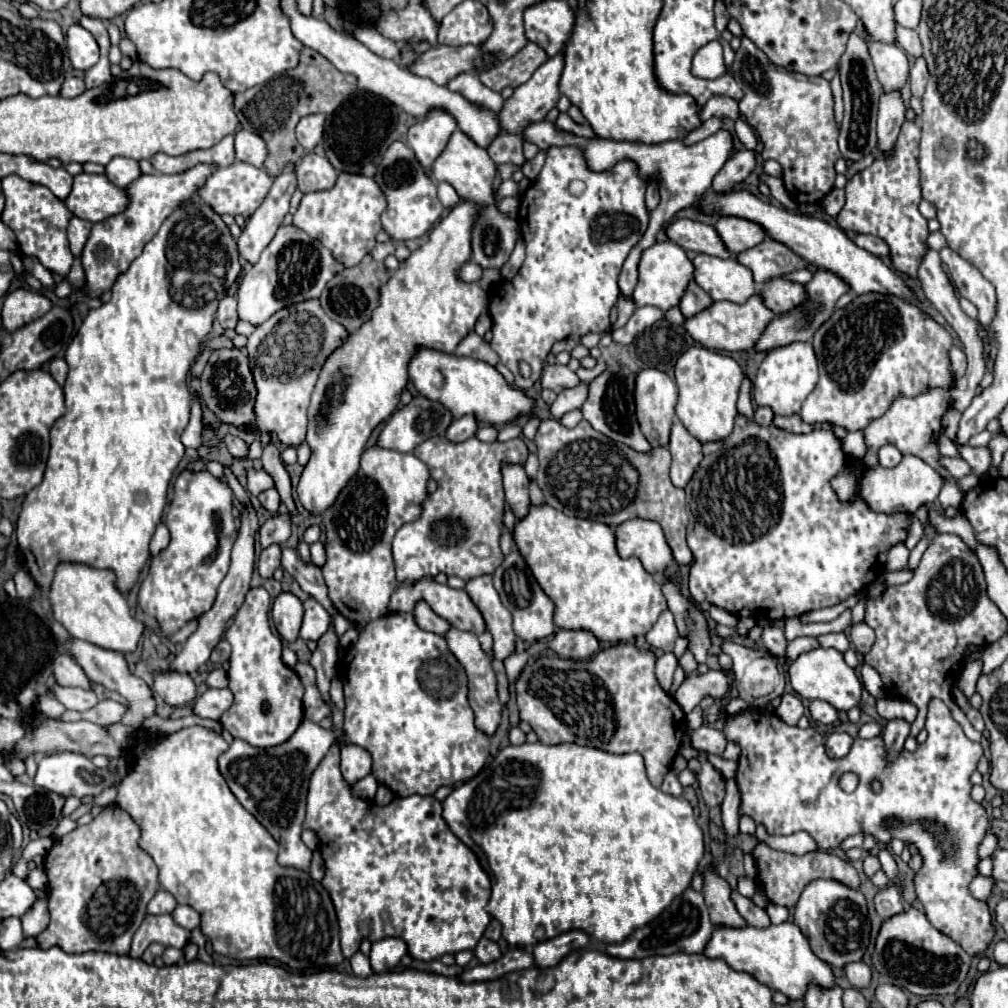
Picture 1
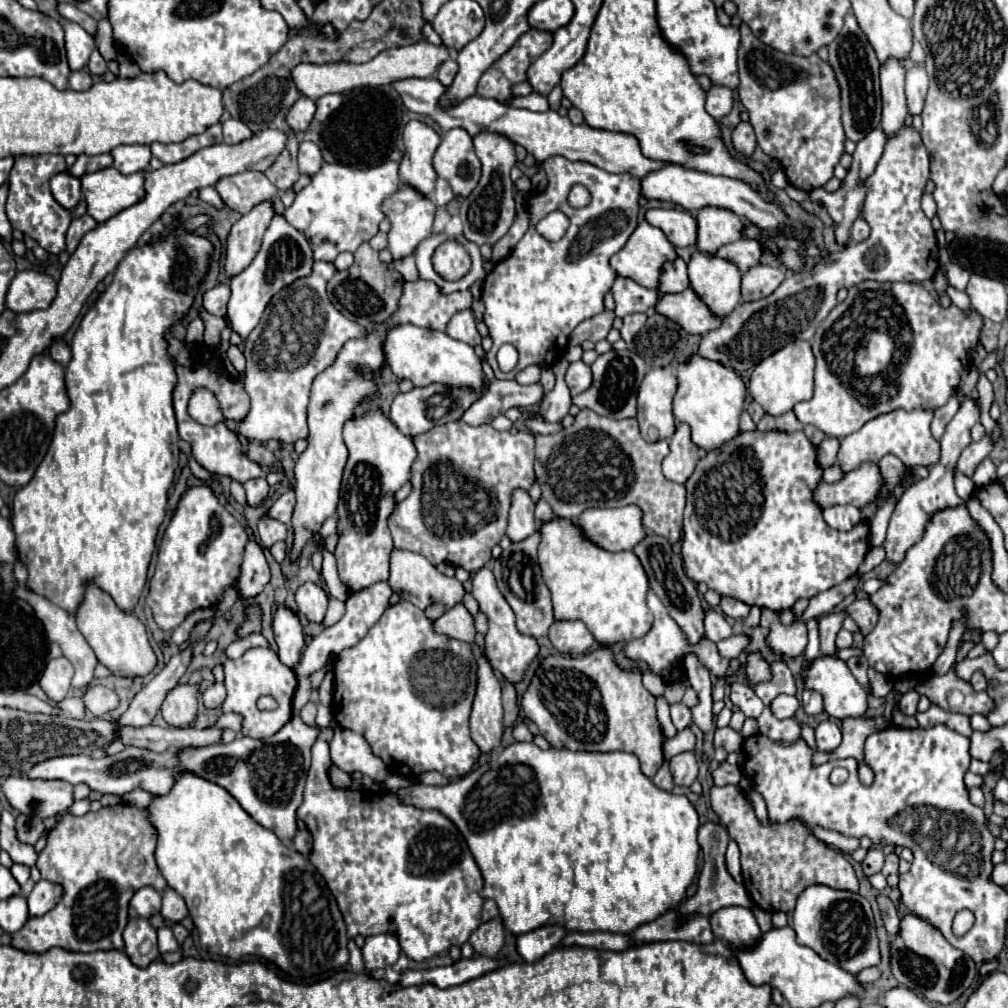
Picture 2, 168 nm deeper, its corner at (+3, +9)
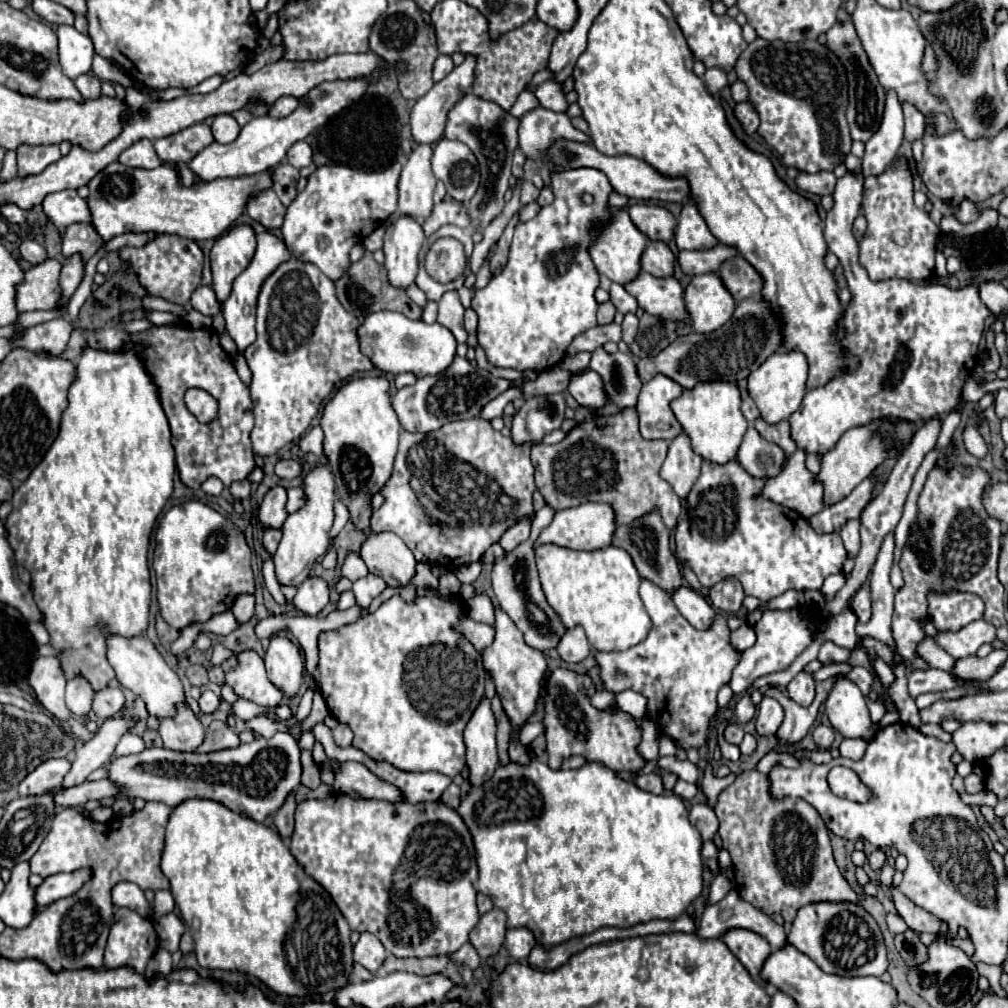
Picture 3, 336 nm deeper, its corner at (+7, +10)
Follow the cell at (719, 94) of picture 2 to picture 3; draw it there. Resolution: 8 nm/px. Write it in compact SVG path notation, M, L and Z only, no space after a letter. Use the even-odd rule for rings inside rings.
M717 67L707 69L707 73L703 75L703 79L705 79L705 87L707 87L707 91L711 95L717 95L723 87L727 87L727 75L725 75L725 71L721 71Z

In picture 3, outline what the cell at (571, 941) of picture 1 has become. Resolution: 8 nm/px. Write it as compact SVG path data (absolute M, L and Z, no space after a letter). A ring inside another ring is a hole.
M519 927L519 929L507 929L505 947L511 957L515 959L527 959L531 949L537 945L537 937L531 929Z

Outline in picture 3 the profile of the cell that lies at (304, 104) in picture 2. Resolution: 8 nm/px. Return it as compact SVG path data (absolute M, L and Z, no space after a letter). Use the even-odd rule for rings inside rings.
M281 97L273 103L273 111L269 111L269 117L287 117L299 107L299 99L295 97Z

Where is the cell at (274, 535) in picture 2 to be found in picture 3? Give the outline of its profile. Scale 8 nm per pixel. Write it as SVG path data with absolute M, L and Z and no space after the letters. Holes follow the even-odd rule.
M273 487L261 501L259 505L259 521L263 529L281 529L287 517L285 511L285 489L283 487Z

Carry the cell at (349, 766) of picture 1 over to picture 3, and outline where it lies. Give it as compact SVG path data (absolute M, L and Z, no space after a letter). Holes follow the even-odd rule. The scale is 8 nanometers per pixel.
M339 723L335 729L333 729L333 739L339 747L349 747L351 741L353 741L353 731L349 729L349 725L343 725Z

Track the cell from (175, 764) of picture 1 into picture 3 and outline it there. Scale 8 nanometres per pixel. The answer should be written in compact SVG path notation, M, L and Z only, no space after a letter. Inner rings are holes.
M185 799L169 815L161 871L169 879L181 919L193 935L201 967L237 969L257 977L275 993L291 997L323 997L347 985L353 965L349 923L267 825L233 813L213 799Z

